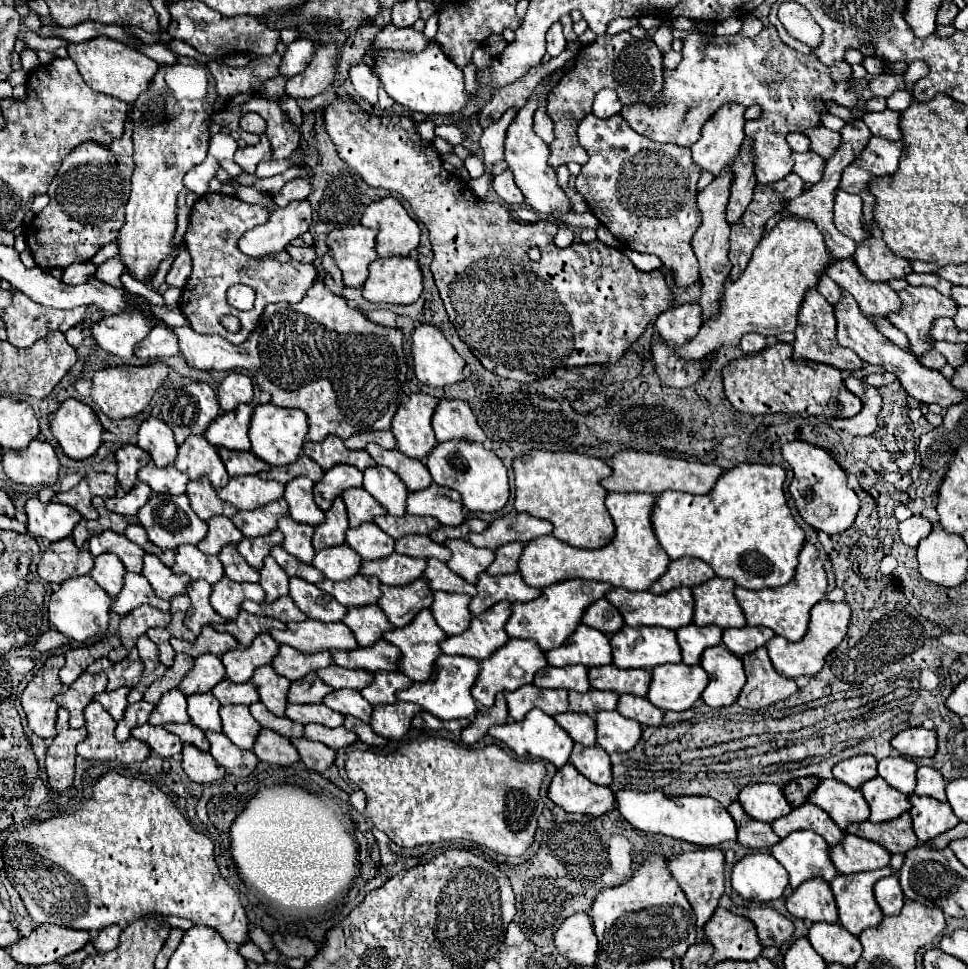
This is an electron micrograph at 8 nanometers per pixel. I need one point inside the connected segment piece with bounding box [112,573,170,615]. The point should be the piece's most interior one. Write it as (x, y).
(136, 591)

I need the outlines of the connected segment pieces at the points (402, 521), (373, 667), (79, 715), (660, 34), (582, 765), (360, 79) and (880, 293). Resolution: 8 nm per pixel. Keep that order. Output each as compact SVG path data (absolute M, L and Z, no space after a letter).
M410 513L402 515L402 517L392 517L392 515L382 515L382 517L376 517L374 523L386 531L390 537L398 539L402 535L410 535L410 533L422 533L422 535L428 535L430 531L438 529L440 523L438 519L434 517L414 517Z
M378 639L372 647L358 647L354 651L330 651L336 665L348 669L366 669L366 671L398 671L398 647Z
M84 673L64 693L56 695L56 703L70 711L70 727L84 727L84 707L94 699L98 691L106 689L106 673Z
M662 23L660 27L658 27L658 31L654 33L654 37L652 37L652 41L658 45L658 49L662 51L662 53L666 53L666 51L670 51L672 49L672 25L668 25L668 23Z
M574 743L570 763L592 783L598 785L610 785L612 783L612 773L610 773L610 757L608 753L594 745L594 747L584 747L580 743Z
M366 63L354 65L354 67L350 69L350 81L352 81L356 93L358 93L362 99L370 101L372 105L378 103L380 79L378 79L378 75L374 73L374 69L372 69L370 65L366 65Z
M852 259L834 261L826 269L826 275L832 277L858 301L860 311L868 321L874 321L876 317L888 319L890 313L900 311L902 301L898 293L894 293L886 283L870 283L868 279L864 279L858 267L854 267Z

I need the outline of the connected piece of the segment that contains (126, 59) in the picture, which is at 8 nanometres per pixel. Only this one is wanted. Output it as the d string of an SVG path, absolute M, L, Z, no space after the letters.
M96 37L96 39L84 41L84 43L70 45L68 55L76 63L80 75L84 77L86 85L92 91L122 99L126 103L134 103L138 99L138 95L150 87L150 81L154 79L156 71L160 69L160 65L154 59L150 59L144 53L140 53L120 41L114 41L110 37Z

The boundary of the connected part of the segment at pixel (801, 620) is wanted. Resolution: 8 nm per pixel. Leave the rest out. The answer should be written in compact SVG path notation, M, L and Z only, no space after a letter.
M804 543L802 551L798 555L796 573L790 583L776 587L776 589L760 589L760 591L736 587L734 593L736 593L736 599L738 599L744 615L746 615L748 625L764 625L788 641L800 641L808 629L808 619L810 619L808 613L814 603L824 599L826 587L828 587L826 571L822 567L818 551L812 543Z

